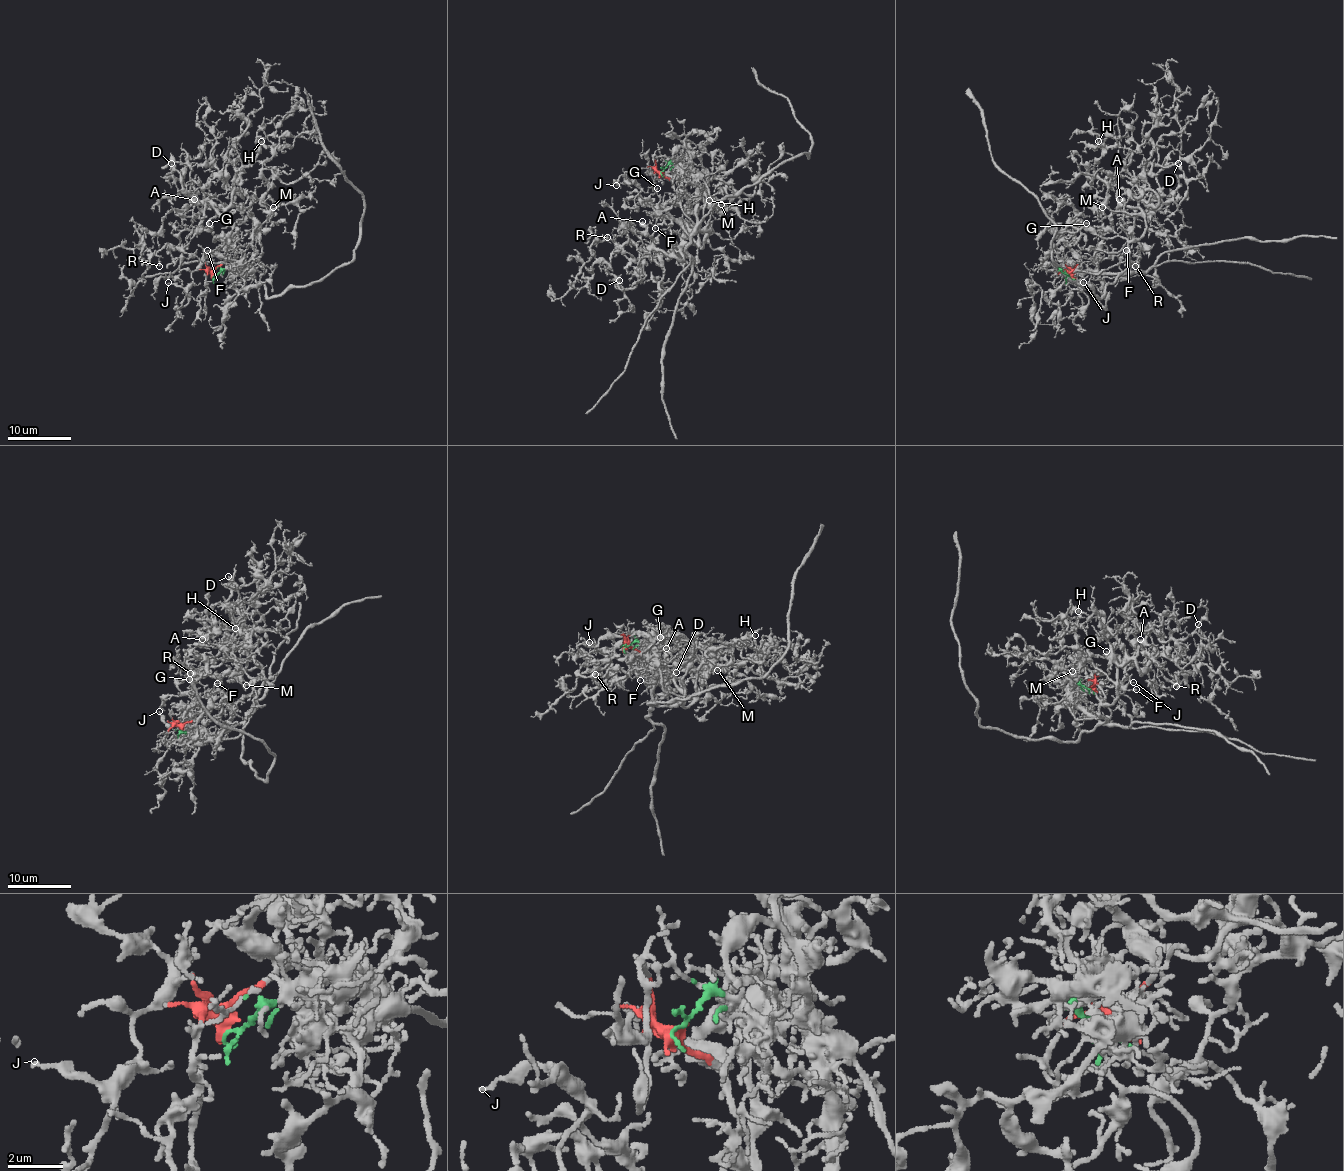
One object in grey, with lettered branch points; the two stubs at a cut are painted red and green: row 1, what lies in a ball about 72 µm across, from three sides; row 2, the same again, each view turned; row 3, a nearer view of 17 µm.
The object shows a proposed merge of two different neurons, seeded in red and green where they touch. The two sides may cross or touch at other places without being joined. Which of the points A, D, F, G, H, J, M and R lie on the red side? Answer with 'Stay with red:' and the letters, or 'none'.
Stay with red: A, D, F, G, H, J, M, R

